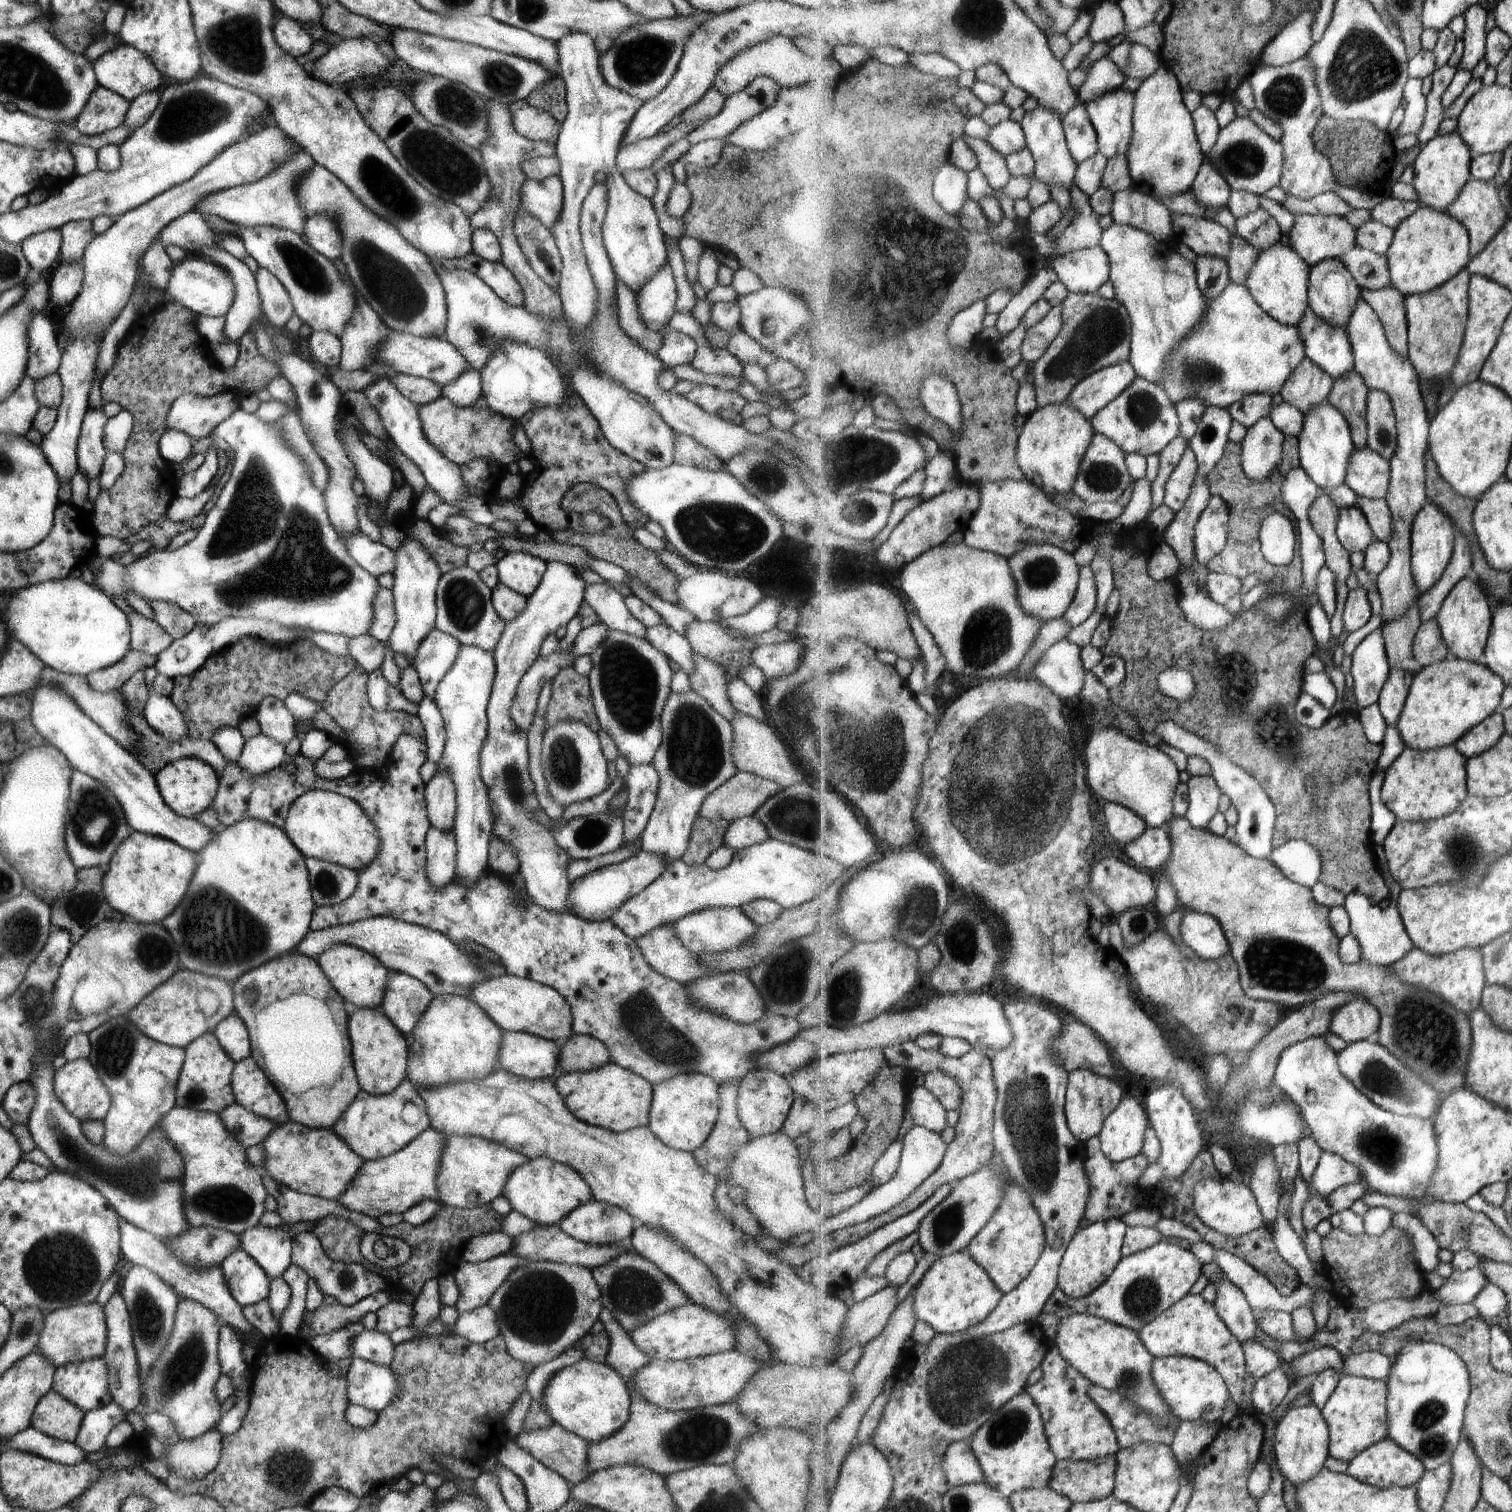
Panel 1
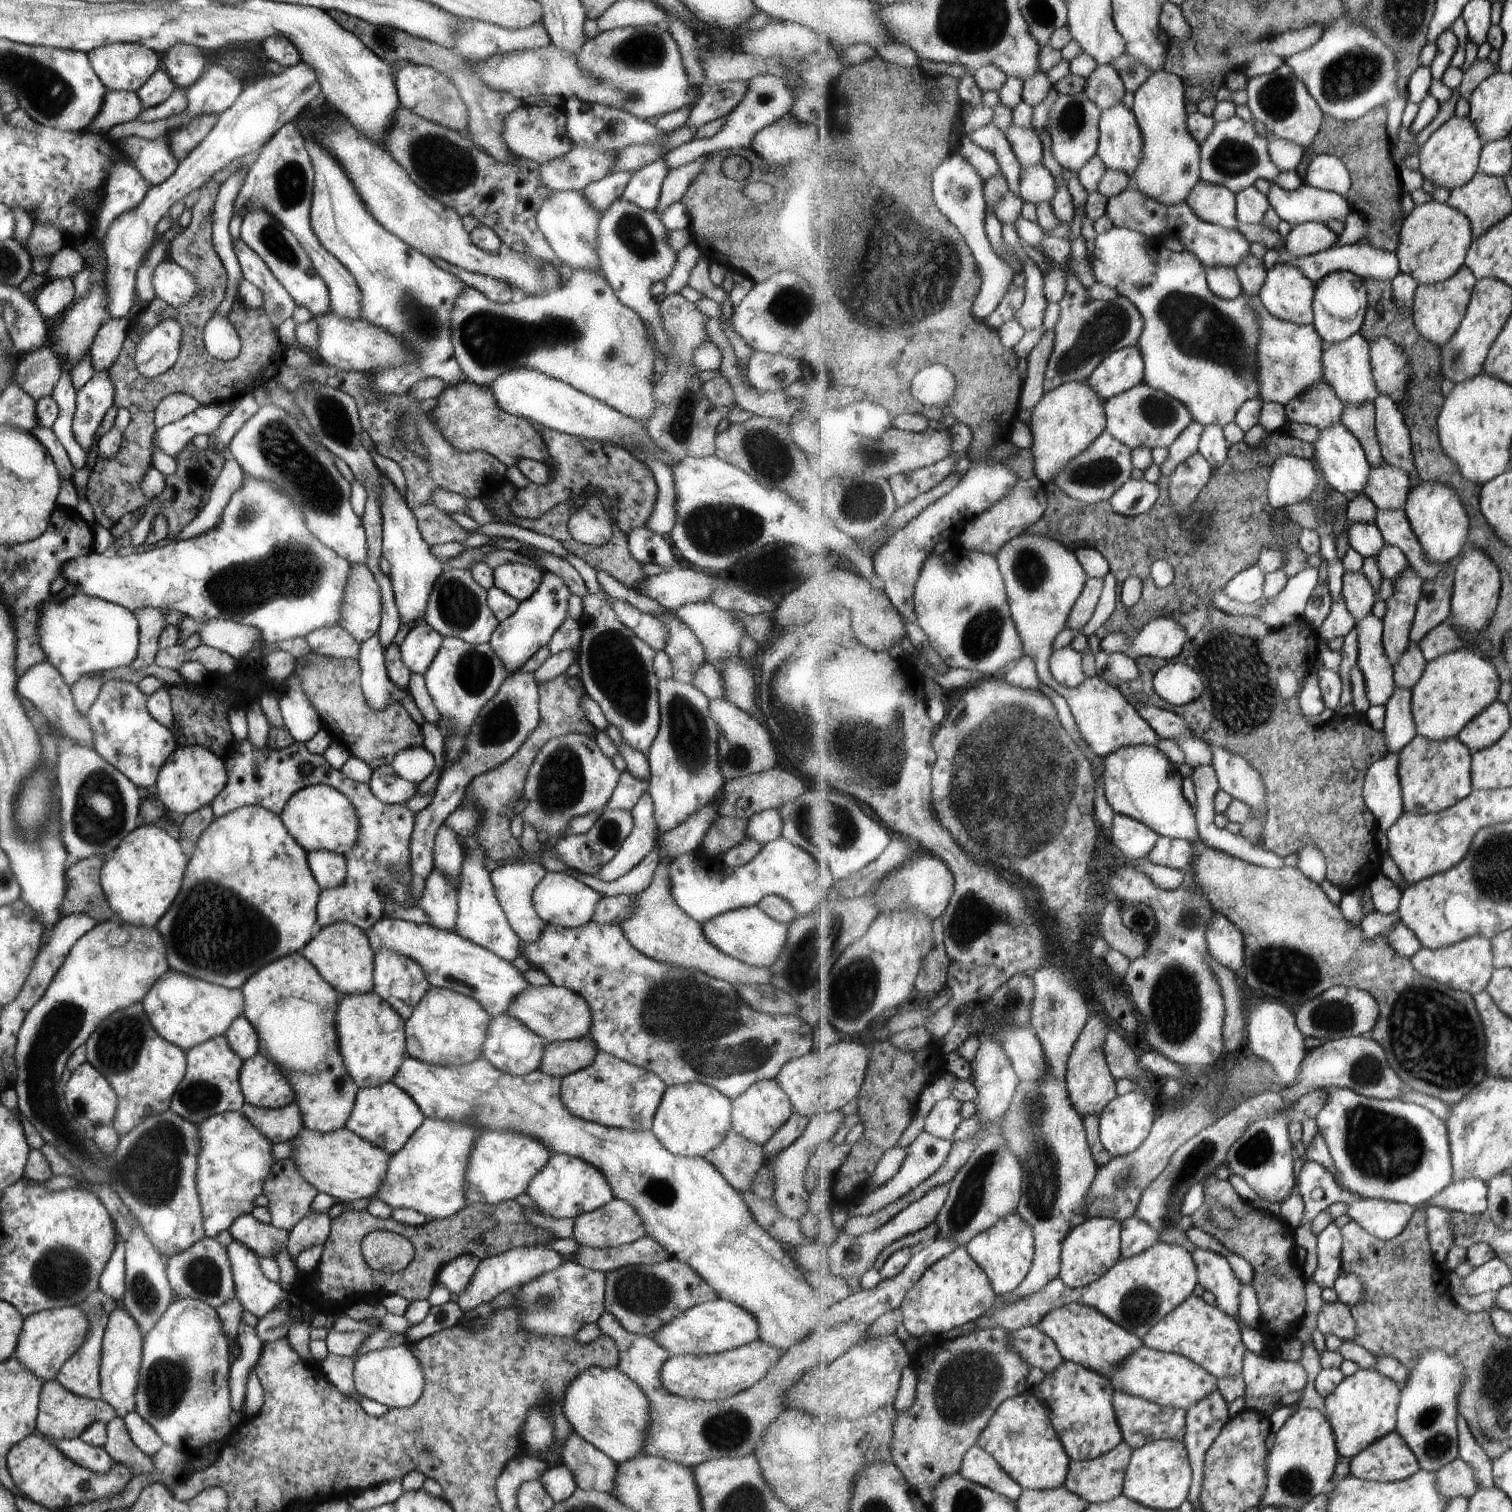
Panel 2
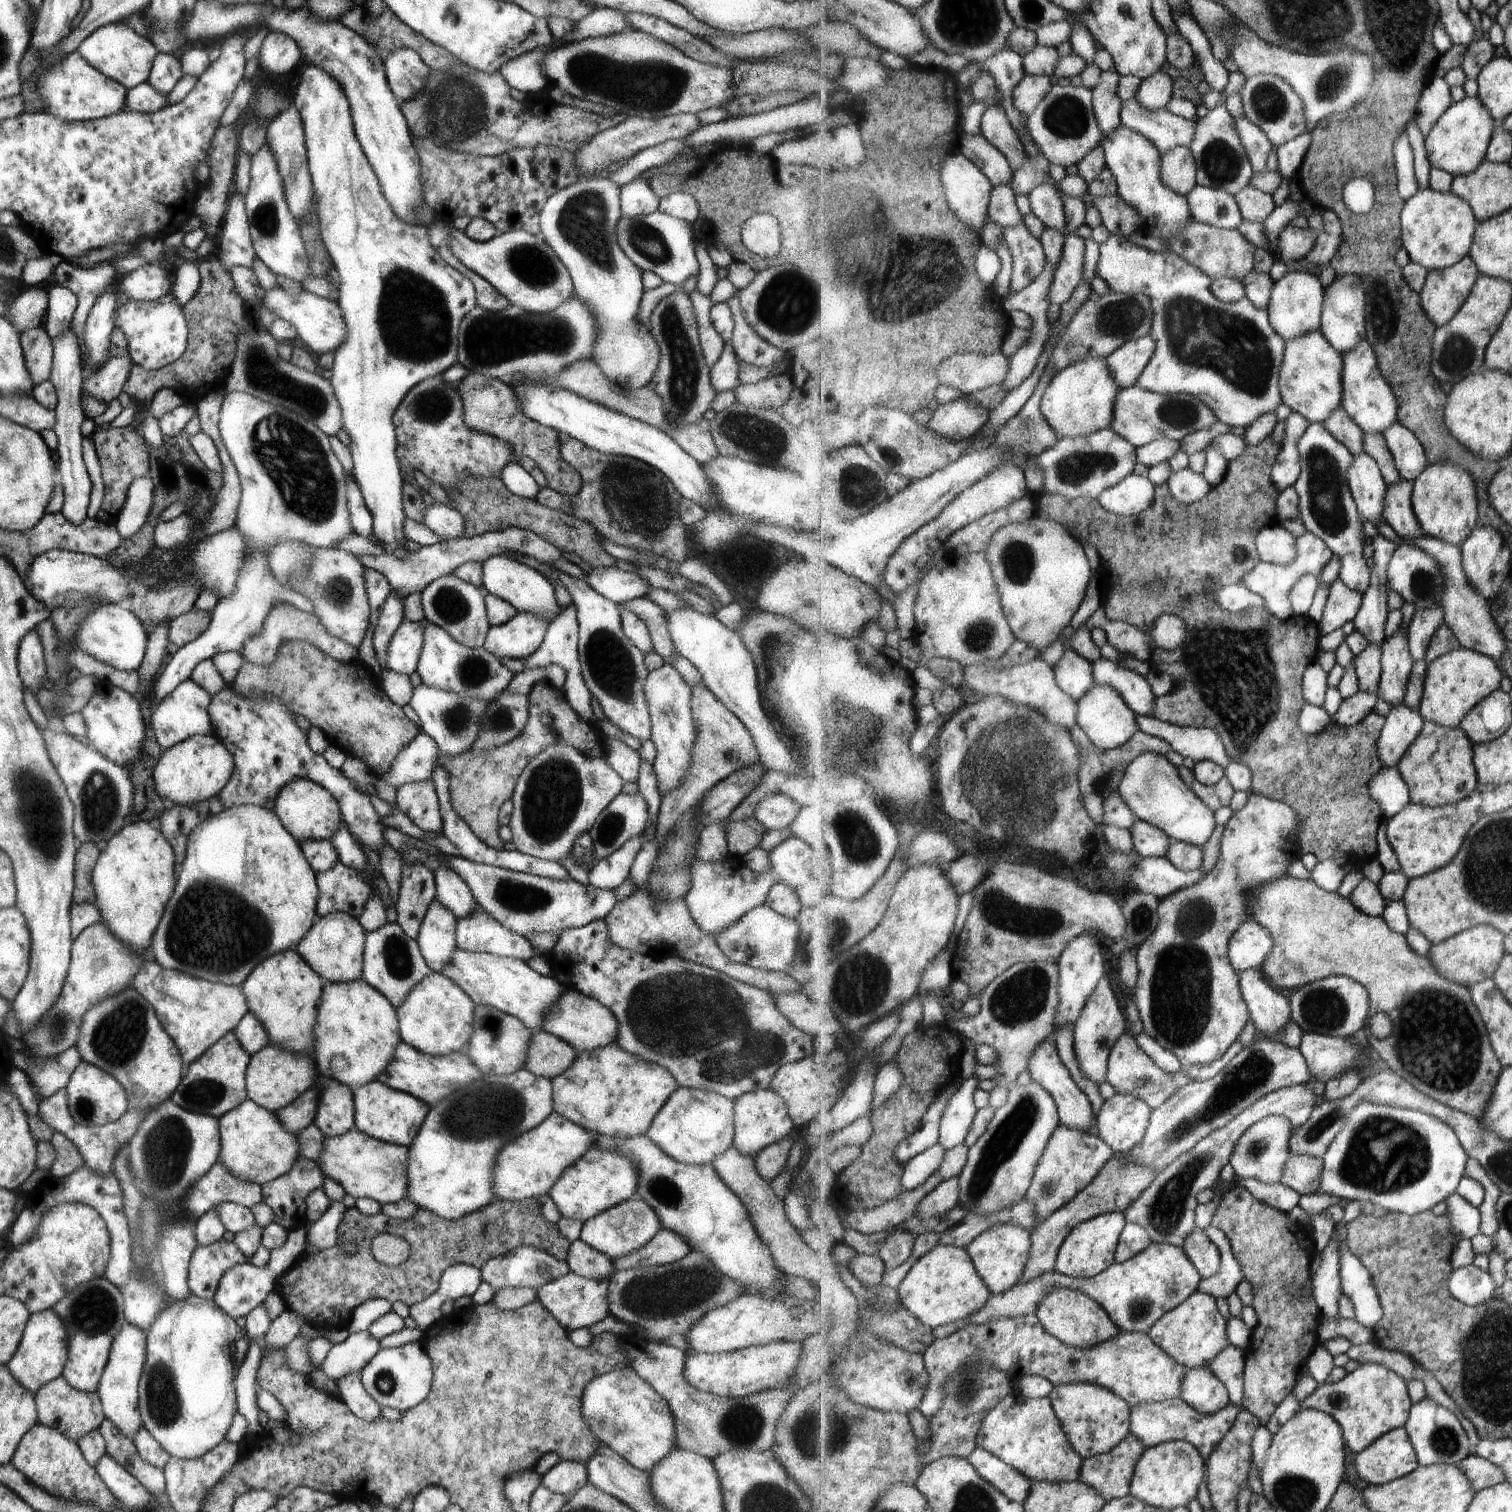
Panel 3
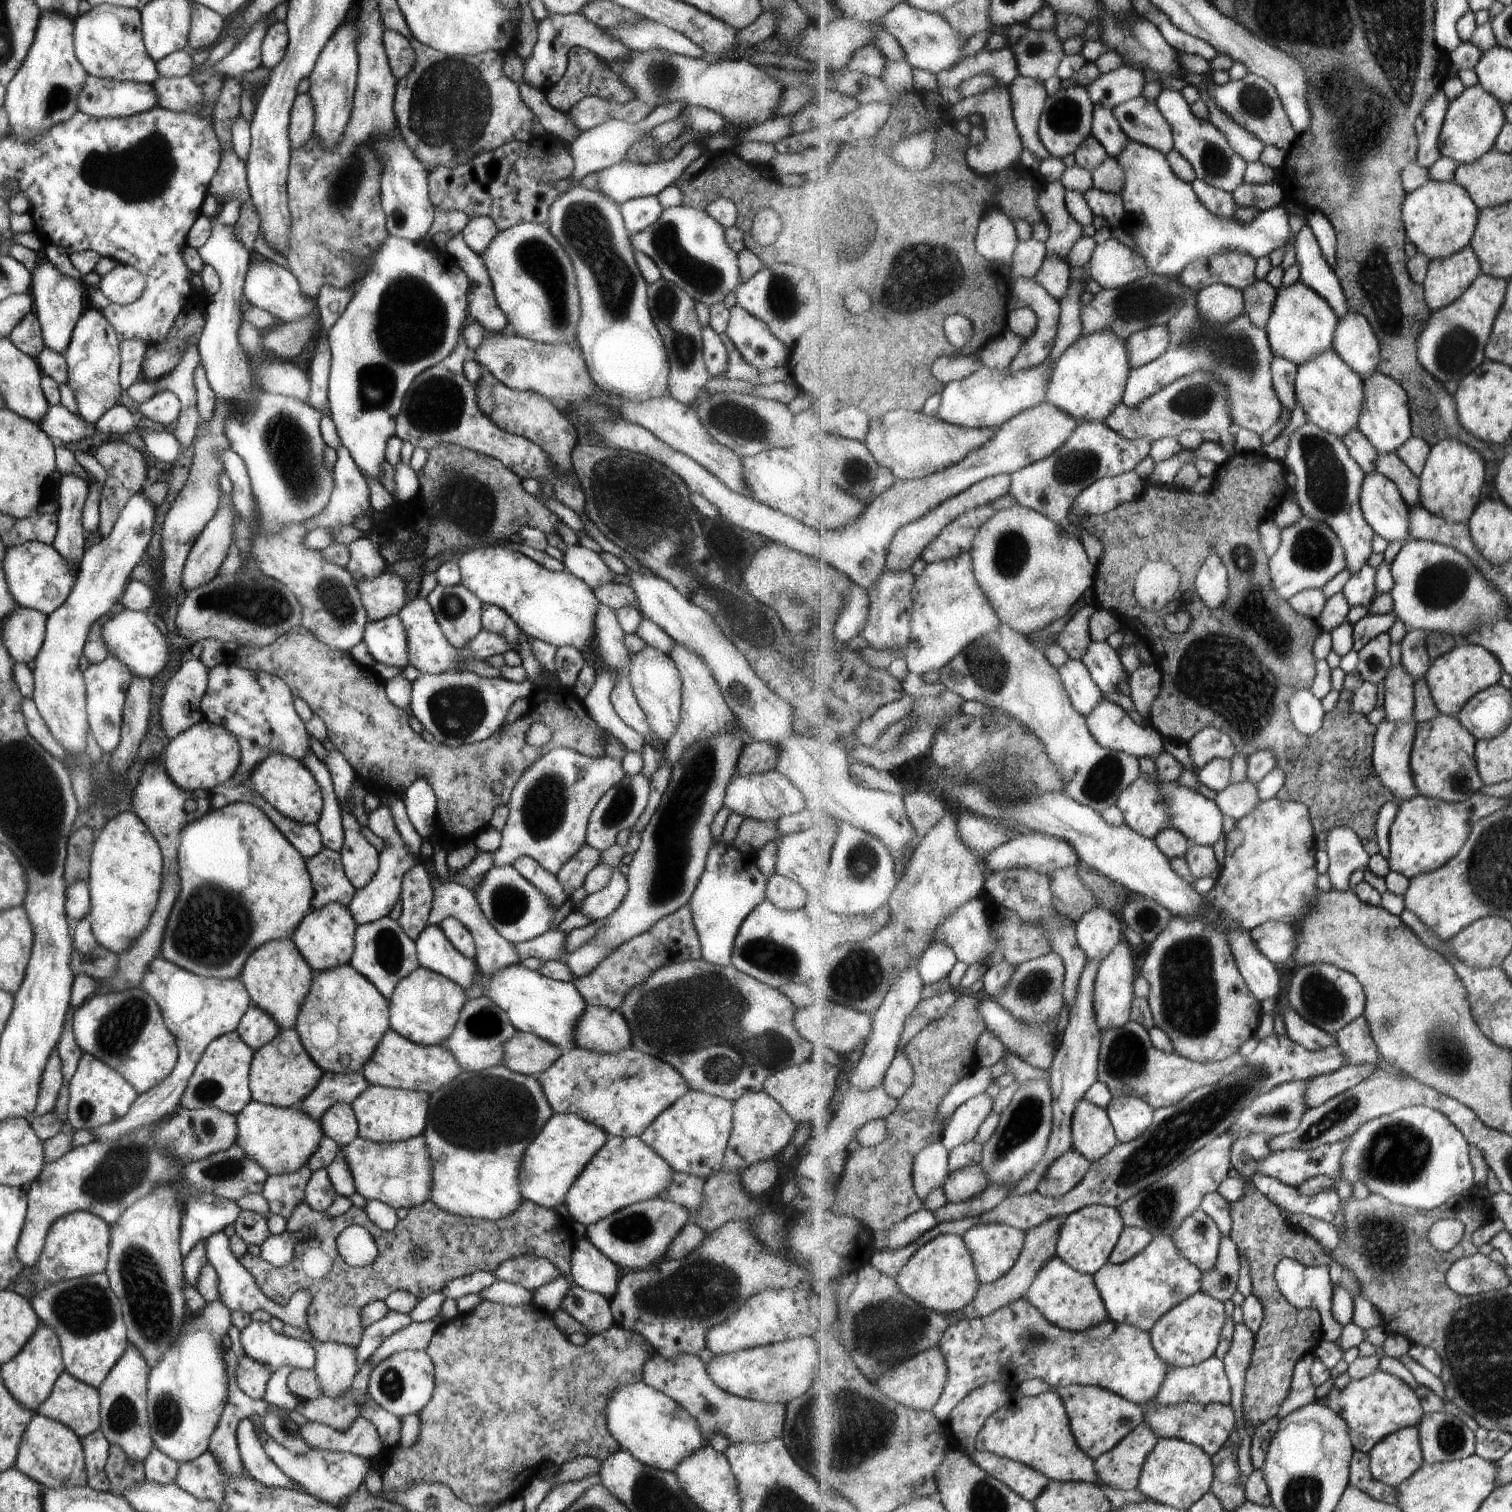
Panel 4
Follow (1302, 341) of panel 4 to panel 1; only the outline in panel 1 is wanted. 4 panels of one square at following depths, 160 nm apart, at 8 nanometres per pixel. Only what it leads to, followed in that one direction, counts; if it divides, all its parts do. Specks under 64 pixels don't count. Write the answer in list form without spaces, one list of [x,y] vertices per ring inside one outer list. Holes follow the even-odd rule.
[[[1276,242],[1271,248],[1260,251],[1258,261],[1246,280],[1246,287],[1255,302],[1281,324],[1297,327],[1310,306],[1309,279],[1312,267],[1290,245]]]

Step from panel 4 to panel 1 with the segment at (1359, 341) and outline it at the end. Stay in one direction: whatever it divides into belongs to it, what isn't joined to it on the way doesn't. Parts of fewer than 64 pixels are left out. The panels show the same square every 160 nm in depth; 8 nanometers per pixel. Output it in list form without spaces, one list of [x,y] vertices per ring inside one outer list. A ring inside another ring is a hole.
[[[1336,258],[1322,260],[1312,267],[1309,282],[1310,307],[1329,324],[1346,328],[1355,305],[1362,296],[1362,288],[1347,265]]]

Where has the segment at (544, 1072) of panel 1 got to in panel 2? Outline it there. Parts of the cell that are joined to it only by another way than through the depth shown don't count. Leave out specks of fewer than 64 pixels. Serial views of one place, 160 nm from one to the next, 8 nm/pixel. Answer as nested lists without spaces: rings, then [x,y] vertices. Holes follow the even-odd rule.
[[[503,1013],[494,1015],[486,1026],[486,1037],[482,1044],[481,1058],[491,1063],[497,1070],[521,1076],[538,1068],[546,1040],[531,1032],[517,1019]]]

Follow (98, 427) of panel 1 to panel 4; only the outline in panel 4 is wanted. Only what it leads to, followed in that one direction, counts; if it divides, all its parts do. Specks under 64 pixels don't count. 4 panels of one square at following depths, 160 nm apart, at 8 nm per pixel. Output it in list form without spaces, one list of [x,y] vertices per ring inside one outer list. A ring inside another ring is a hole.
[[[125,339],[119,342],[118,383],[123,390],[141,377],[140,368],[147,344],[149,343],[144,343],[141,339]]]

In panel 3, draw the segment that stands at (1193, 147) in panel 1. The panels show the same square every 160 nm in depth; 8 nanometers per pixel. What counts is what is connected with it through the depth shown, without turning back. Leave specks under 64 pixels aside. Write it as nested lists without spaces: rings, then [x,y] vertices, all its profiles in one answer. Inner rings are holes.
[[[1159,70],[1142,81],[1135,99],[1151,111],[1167,111],[1167,104],[1175,98],[1174,88],[1173,79]],[[1175,147],[1160,156],[1160,177],[1163,184],[1181,196],[1188,194],[1198,185],[1198,166],[1193,151],[1189,147]]]

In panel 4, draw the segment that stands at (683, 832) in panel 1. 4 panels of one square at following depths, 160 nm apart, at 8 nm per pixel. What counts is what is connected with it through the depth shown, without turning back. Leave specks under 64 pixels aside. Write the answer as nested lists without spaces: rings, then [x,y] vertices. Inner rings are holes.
[[[645,645],[631,655],[631,660],[628,661],[628,679],[650,731],[659,741],[666,743],[674,734],[680,717],[681,681],[677,667],[666,654]]]

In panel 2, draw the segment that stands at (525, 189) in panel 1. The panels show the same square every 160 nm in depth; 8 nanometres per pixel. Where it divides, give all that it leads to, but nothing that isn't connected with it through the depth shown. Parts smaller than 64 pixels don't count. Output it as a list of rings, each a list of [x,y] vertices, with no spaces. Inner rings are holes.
[[[552,190],[540,202],[534,217],[539,232],[557,255],[559,263],[570,266],[572,272],[575,269],[581,269],[597,271],[603,275],[596,251],[596,240],[598,239],[596,226],[602,212],[590,205],[579,191]]]

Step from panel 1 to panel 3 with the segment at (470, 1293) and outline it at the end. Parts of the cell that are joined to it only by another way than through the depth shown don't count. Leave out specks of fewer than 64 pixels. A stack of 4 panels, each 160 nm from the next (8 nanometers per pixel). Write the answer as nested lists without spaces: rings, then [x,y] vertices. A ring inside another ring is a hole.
[[[519,1245],[505,1254],[491,1257],[480,1268],[480,1277],[483,1283],[487,1283],[496,1291],[505,1287],[527,1287],[535,1290],[547,1284],[547,1281],[555,1280],[569,1271],[565,1261],[555,1258],[548,1252],[533,1248],[529,1245]]]

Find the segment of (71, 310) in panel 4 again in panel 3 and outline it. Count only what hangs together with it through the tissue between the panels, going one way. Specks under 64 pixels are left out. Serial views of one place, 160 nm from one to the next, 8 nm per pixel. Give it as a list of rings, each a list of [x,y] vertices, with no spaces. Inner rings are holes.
[[[71,327],[62,332],[52,342],[52,365],[48,379],[52,382],[56,392],[56,405],[52,410],[55,413],[56,421],[53,425],[53,432],[58,438],[57,456],[59,458],[57,482],[61,483],[64,492],[64,503],[59,511],[65,520],[71,524],[79,524],[86,517],[86,508],[90,499],[92,484],[82,459],[83,436],[80,431],[80,424],[85,419],[81,409],[80,384],[83,376],[81,374],[79,350]]]

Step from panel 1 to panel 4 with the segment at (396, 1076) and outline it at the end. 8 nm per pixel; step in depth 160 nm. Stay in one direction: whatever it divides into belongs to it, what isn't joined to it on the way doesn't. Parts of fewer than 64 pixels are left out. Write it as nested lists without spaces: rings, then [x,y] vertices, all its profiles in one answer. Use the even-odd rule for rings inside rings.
[[[350,964],[314,973],[308,993],[299,1005],[294,1026],[308,1055],[321,1071],[331,1075],[349,1075],[362,1071],[376,1044],[389,1028],[388,1000],[366,978],[355,972]]]

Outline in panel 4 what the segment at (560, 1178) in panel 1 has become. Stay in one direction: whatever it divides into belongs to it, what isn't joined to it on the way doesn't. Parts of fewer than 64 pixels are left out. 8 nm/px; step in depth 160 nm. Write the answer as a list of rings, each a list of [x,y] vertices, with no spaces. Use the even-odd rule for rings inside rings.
[[[608,1137],[603,1146],[584,1164],[579,1175],[571,1181],[563,1197],[572,1220],[585,1228],[603,1217],[635,1201],[658,1197],[659,1191],[670,1181],[673,1171],[639,1137]]]

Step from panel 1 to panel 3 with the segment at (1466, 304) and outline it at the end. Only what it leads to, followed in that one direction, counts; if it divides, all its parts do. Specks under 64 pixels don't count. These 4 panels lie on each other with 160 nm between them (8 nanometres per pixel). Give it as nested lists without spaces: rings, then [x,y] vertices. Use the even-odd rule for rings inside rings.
[[[1471,255],[1454,267],[1431,271],[1420,292],[1427,316],[1439,327],[1449,324],[1470,298],[1477,279],[1481,276]]]

